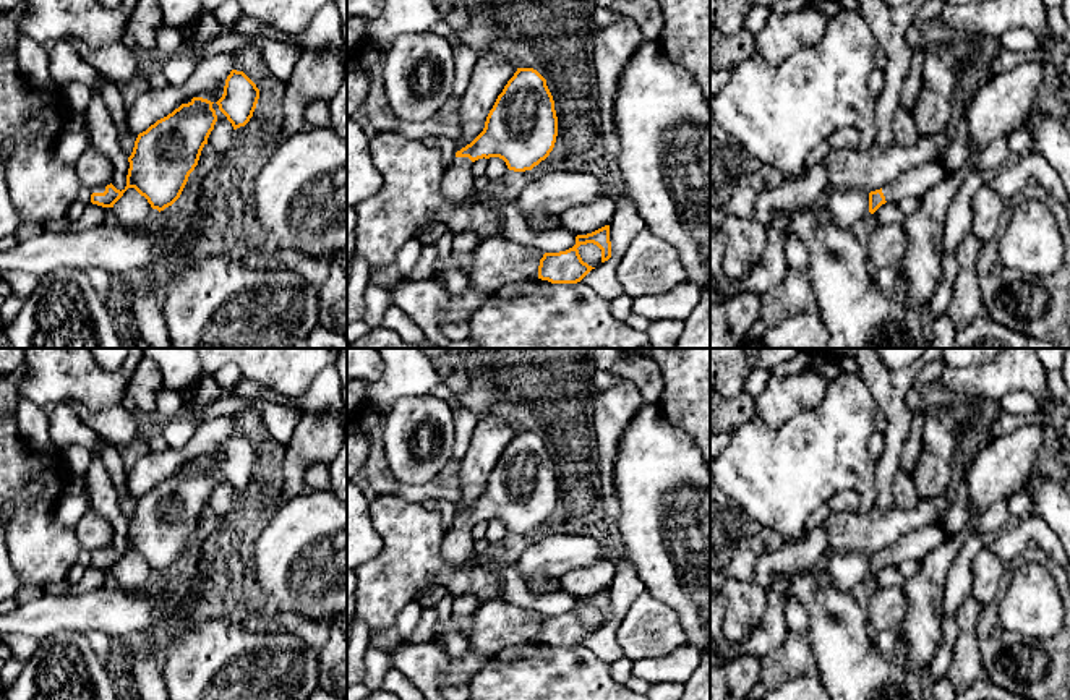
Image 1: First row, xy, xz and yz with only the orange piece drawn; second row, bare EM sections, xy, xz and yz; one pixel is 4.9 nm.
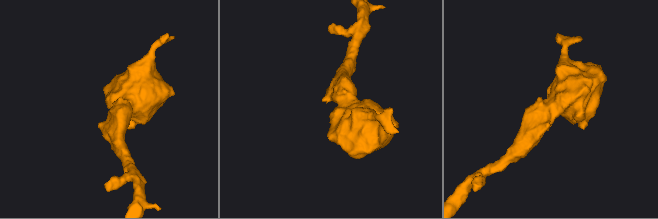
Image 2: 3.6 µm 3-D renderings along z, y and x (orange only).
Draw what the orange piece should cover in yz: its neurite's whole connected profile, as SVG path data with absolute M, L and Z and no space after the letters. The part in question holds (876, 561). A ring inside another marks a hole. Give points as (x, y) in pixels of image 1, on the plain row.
M932 523L903 535L895 544L869 556L869 575L874 577L885 566L905 561L921 561L947 540L940 523Z

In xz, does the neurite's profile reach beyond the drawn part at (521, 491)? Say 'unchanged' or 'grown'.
grown

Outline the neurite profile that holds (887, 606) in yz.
M877 588L869 600L867 619L872 632L895 630L905 619L908 600L900 588Z

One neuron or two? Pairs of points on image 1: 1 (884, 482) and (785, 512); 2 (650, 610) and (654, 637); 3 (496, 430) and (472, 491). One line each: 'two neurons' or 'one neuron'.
1: two neurons
2: one neuron
3: one neuron

